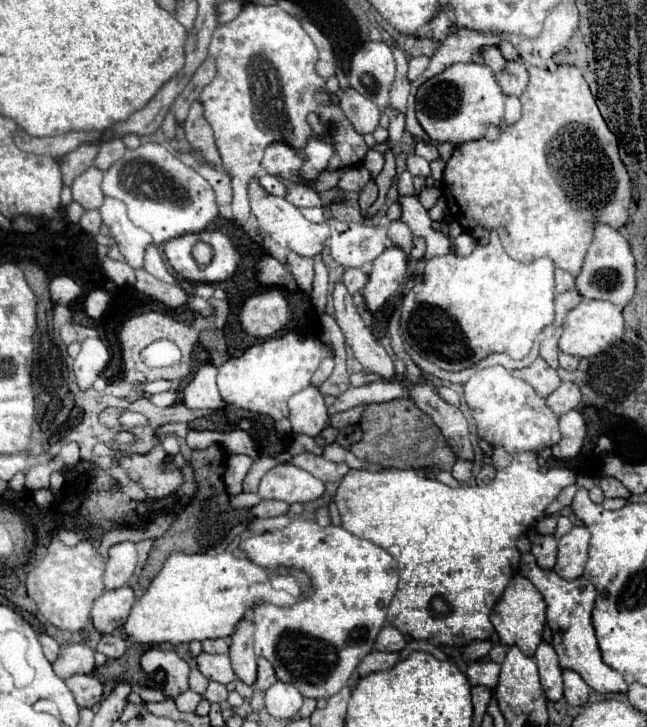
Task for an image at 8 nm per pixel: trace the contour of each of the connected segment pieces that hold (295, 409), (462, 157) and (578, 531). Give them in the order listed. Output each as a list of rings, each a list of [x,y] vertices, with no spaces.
[[[314,384],[294,394],[288,402],[288,408],[290,408],[288,418],[296,434],[318,436],[328,422],[328,410],[326,410],[324,398]]]
[[[562,64],[558,70],[542,70],[542,68],[536,68],[536,66],[528,66],[528,74],[530,74],[530,84],[526,88],[526,92],[520,96],[520,102],[522,102],[522,118],[508,126],[500,138],[496,142],[488,142],[488,140],[476,140],[476,142],[464,142],[464,144],[458,144],[450,156],[450,160],[446,162],[446,168],[444,168],[444,198],[446,198],[446,206],[448,206],[448,212],[450,216],[478,242],[478,244],[486,244],[488,242],[488,234],[490,230],[498,230],[500,234],[500,240],[508,252],[508,256],[512,256],[514,260],[518,262],[528,262],[528,260],[534,260],[534,258],[540,258],[540,256],[548,256],[554,260],[554,264],[574,276],[580,274],[582,270],[582,264],[584,264],[584,258],[586,258],[586,252],[588,252],[588,246],[592,244],[592,238],[594,238],[594,226],[596,224],[608,224],[612,226],[614,230],[620,230],[624,228],[626,220],[628,220],[628,206],[630,206],[630,176],[620,160],[620,154],[618,154],[618,140],[616,136],[610,132],[610,128],[606,126],[598,106],[596,106],[596,100],[590,92],[590,86],[588,82],[584,80],[582,72],[576,68],[576,66],[568,66],[568,64]]]
[[[574,526],[568,534],[560,538],[558,562],[554,572],[566,580],[580,578],[588,560],[590,532],[586,526]]]

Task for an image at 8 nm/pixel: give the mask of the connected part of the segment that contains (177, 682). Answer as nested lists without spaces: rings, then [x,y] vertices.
[[[150,648],[142,654],[142,668],[148,674],[154,674],[156,670],[166,672],[166,682],[164,682],[164,692],[176,698],[184,690],[188,690],[188,674],[190,666],[186,660],[182,660],[176,652],[172,650],[160,650],[160,648]]]

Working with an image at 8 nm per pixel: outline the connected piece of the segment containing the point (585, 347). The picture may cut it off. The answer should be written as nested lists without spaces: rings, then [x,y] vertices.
[[[584,300],[578,308],[568,312],[564,318],[564,334],[560,338],[560,350],[580,358],[596,356],[608,344],[616,342],[622,334],[624,334],[624,318],[620,306],[606,300]]]

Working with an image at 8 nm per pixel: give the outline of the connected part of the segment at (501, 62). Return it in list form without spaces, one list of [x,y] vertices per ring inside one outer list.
[[[488,48],[488,52],[484,52],[482,60],[484,60],[486,66],[490,66],[490,68],[494,70],[496,76],[502,74],[502,70],[504,70],[504,66],[506,66],[506,58],[502,56],[502,52],[500,52],[498,48]]]

